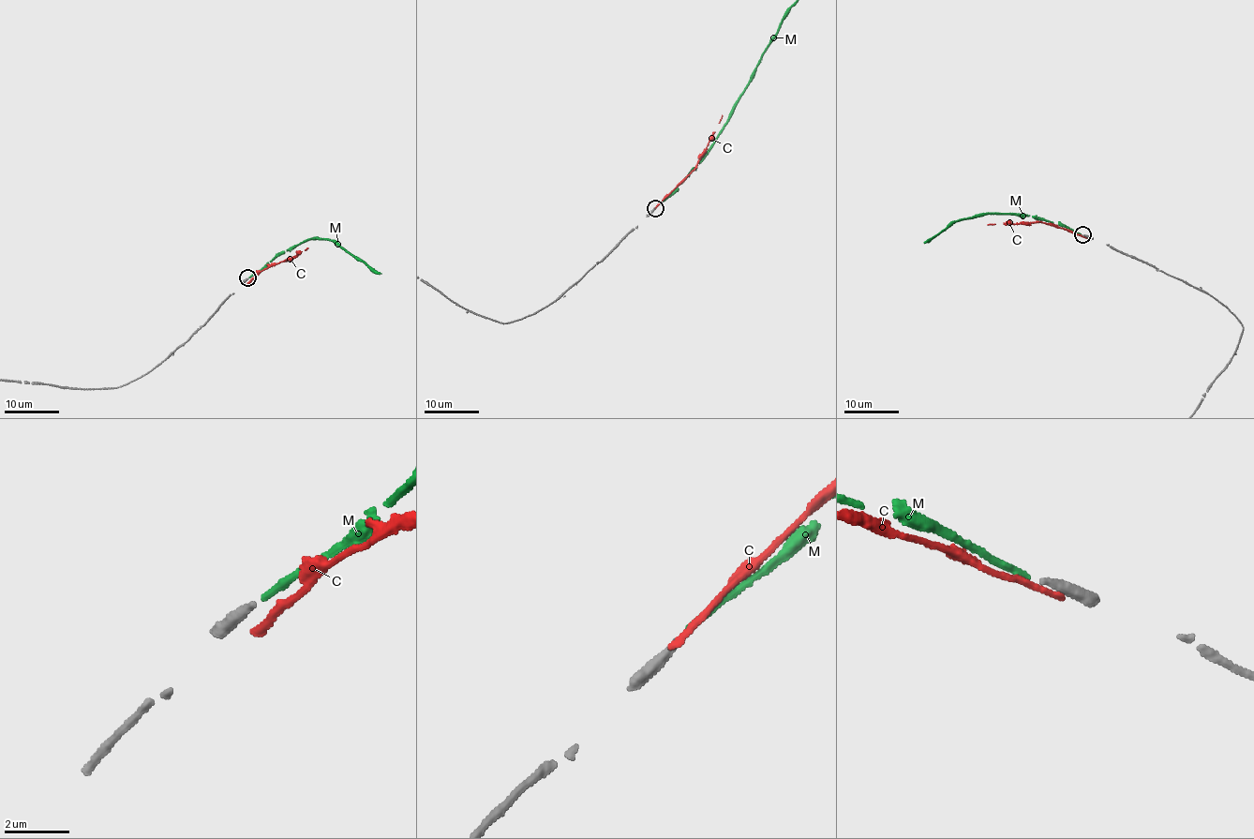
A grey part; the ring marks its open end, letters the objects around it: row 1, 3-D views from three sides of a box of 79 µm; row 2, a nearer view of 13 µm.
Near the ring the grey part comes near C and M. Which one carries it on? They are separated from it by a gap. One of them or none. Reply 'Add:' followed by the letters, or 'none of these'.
Add: M

